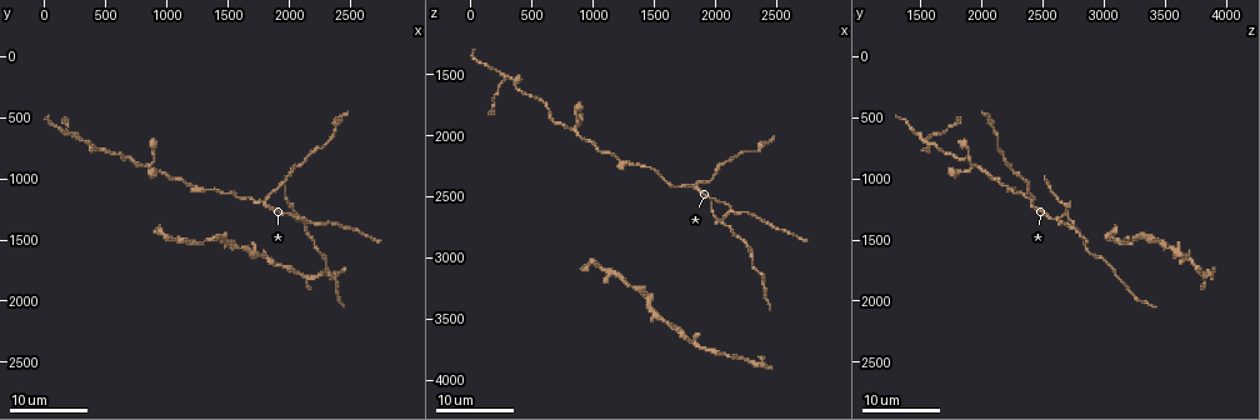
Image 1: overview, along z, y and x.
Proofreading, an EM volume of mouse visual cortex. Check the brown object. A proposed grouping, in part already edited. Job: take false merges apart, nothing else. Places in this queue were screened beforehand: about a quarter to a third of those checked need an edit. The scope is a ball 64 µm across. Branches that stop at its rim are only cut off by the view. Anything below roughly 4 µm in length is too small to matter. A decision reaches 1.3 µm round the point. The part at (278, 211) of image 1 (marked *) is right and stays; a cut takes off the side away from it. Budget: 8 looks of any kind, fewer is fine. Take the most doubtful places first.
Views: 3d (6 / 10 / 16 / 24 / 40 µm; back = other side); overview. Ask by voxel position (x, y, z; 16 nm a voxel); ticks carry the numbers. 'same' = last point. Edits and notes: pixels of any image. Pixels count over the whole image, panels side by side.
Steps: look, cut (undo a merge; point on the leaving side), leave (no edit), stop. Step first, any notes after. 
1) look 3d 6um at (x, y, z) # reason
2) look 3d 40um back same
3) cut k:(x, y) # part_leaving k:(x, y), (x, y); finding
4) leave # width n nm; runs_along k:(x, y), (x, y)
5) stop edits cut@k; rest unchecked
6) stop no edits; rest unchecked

look 3d 24um at (1780, 1160, 2420) # three-way junction

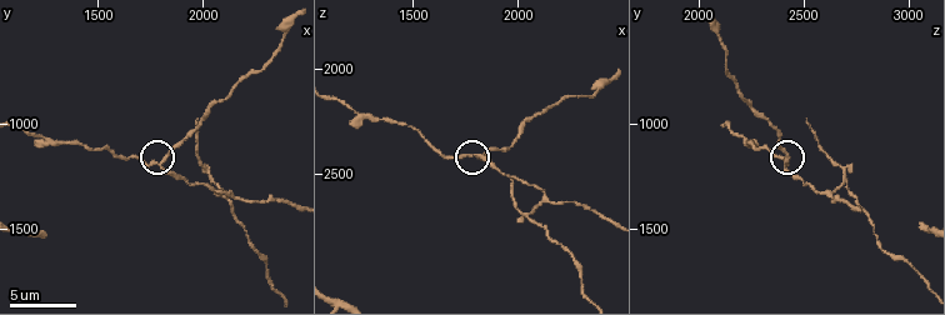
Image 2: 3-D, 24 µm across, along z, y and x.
look 3d 10um at (1800, 1180, 2420)

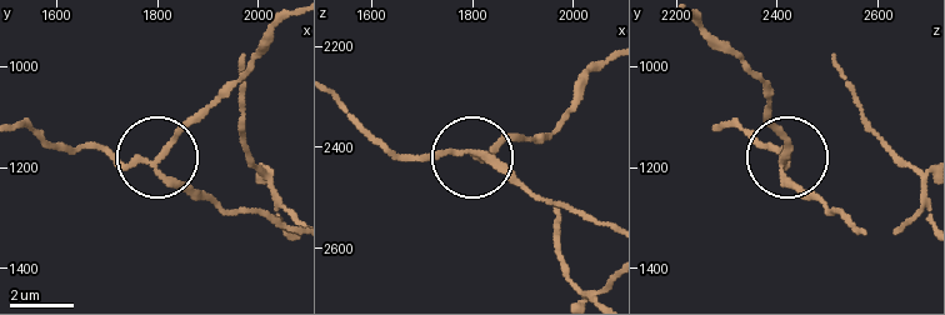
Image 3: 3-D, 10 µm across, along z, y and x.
cut 3:(183, 121) # width 160 nm; part_leaving 3:(155, 158), (241, 79), (281, 23); two neurons meet here

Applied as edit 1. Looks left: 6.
look overview # redraw

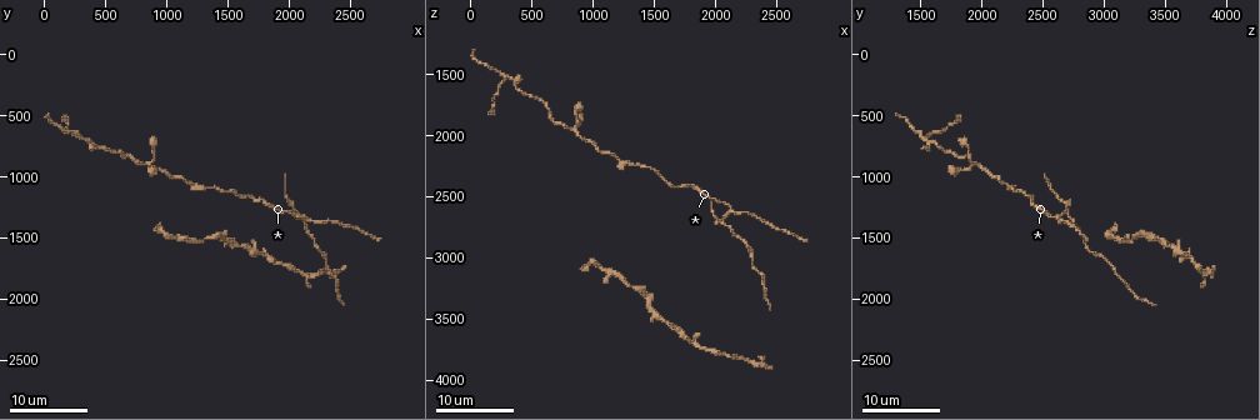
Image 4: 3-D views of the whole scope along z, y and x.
look 3d 24um at (820, 900, 1960) # four or more arms meet

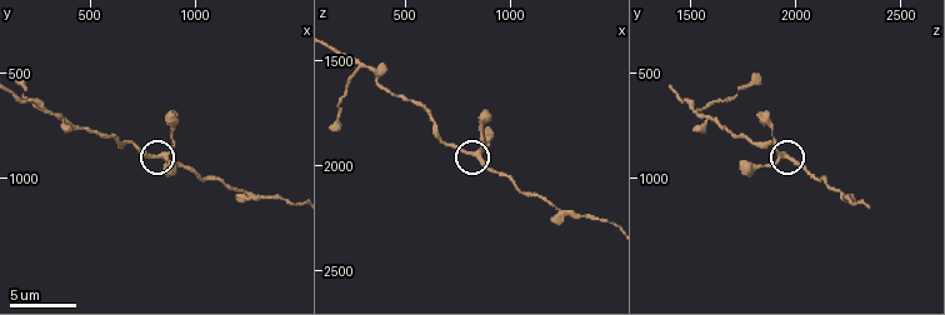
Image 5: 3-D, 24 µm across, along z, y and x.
look 3d 10um at (850, 880, 1940) # zoom in

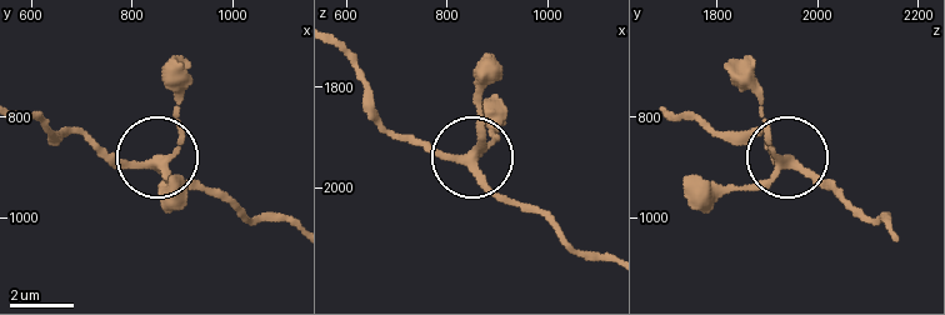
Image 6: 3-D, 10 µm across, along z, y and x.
leave # width 250 nm; runs_along 6:(293, 225), (245, 220), (164, 166), (180, 134), (185, 80); all the same neuron

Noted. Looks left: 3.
look 3d 10um at (270, 660, 1510) # three arms meet

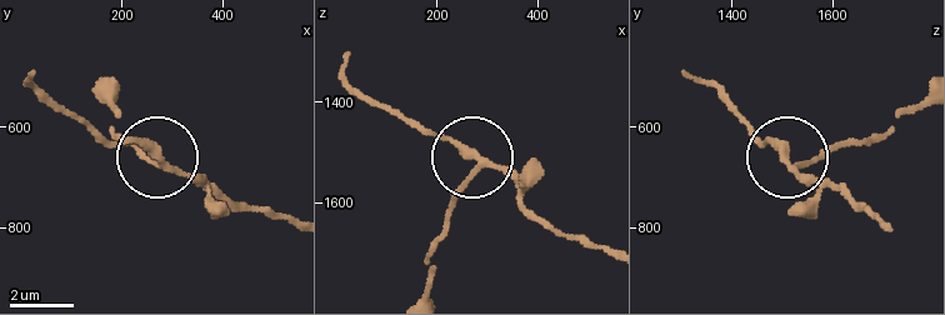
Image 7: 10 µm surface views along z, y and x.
leave # arms 3; runs_along 7:(603, 250), (545, 229), (514, 180), (481, 161), (435, 243); continuous, no second neuron

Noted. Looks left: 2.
look 3d 16um at (640, 830, 1780) # sudden change in width

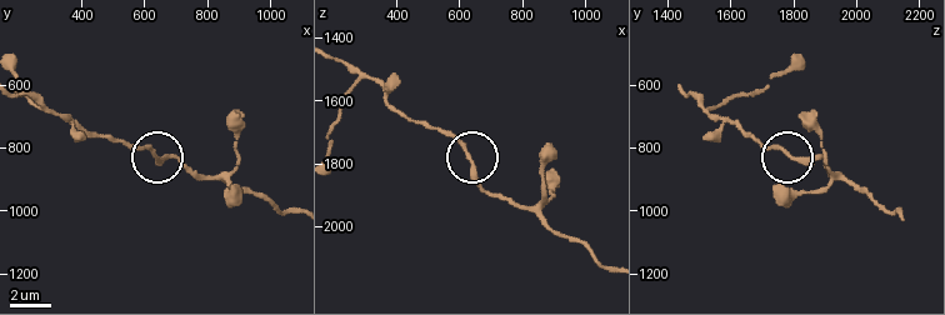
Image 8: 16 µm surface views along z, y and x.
leave # runs_along 8:(608, 268), (528, 211), (488, 193), (466, 151), (439, 129); all the same neuron

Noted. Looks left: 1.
stop edits cut@3; rest unchecked

